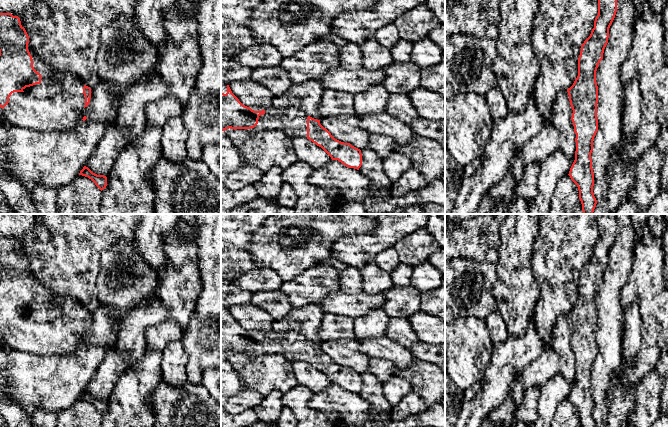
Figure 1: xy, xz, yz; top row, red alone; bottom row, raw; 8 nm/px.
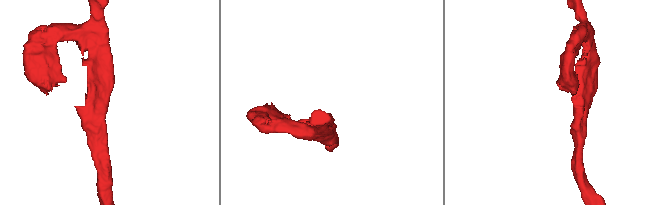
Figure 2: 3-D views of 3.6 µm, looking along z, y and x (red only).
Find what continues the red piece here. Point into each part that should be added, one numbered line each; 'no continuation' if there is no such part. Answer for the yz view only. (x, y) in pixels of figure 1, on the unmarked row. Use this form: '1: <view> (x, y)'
no continuation

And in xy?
1: xy (56, 328)

